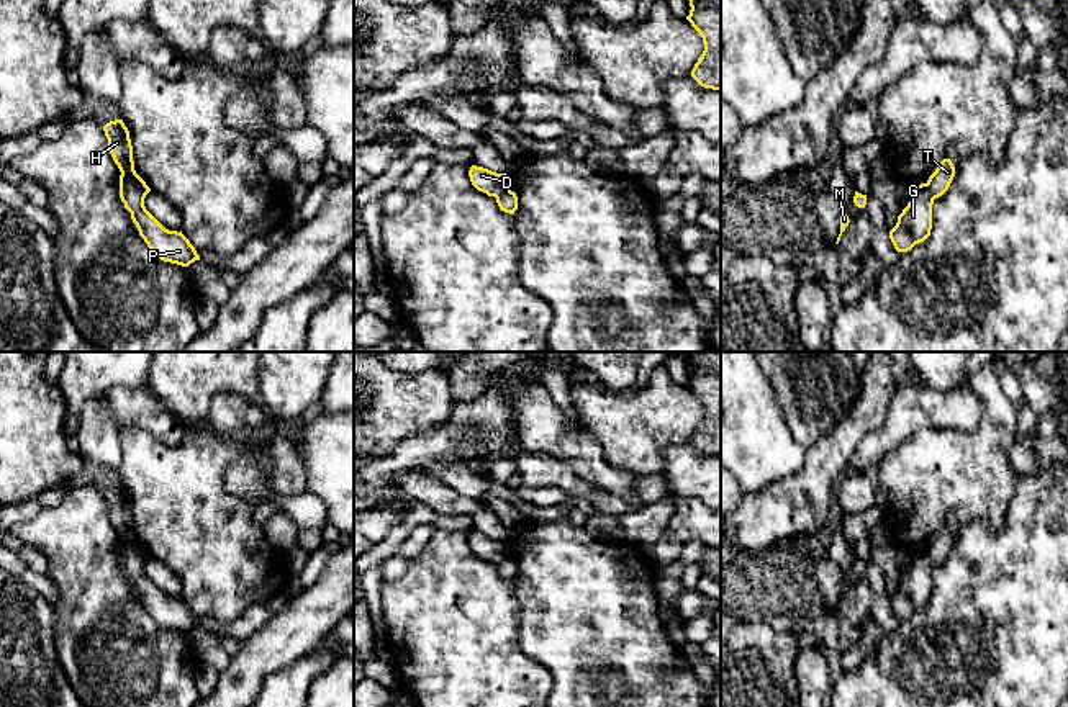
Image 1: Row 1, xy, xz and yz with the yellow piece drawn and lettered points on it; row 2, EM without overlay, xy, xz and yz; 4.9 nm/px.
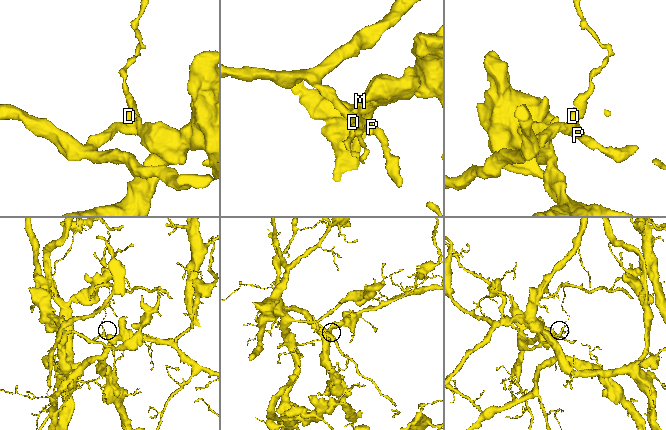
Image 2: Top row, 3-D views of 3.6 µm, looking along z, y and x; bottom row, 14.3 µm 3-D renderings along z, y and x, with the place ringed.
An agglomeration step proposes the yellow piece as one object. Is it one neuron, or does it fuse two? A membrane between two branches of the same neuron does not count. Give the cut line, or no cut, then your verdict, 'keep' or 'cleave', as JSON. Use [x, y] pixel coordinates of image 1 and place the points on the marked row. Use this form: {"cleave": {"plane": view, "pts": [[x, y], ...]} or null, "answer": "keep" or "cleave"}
{"cleave": {"plane": "xy", "pts": [[122, 174], [144, 197]]}, "answer": "cleave"}

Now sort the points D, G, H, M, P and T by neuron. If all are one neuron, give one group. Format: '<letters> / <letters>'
D G M P / H T

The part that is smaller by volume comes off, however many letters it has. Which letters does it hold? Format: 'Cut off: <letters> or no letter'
Cut off: H, T

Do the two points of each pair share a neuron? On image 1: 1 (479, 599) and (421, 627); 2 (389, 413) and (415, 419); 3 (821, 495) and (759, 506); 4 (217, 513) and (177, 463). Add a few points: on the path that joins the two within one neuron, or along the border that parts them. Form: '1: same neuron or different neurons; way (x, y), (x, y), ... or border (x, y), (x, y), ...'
1: same neuron; way (466, 614), (457, 621), (436, 621)
2: same neuron; way (395, 413), (408, 413)
3: same neuron; way (806, 488), (801, 488), (783, 506), (773, 506)
4: same neuron; way (205, 501), (181, 475)

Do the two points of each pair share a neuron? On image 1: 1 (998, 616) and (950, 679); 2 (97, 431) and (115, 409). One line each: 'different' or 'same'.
1: same
2: different

